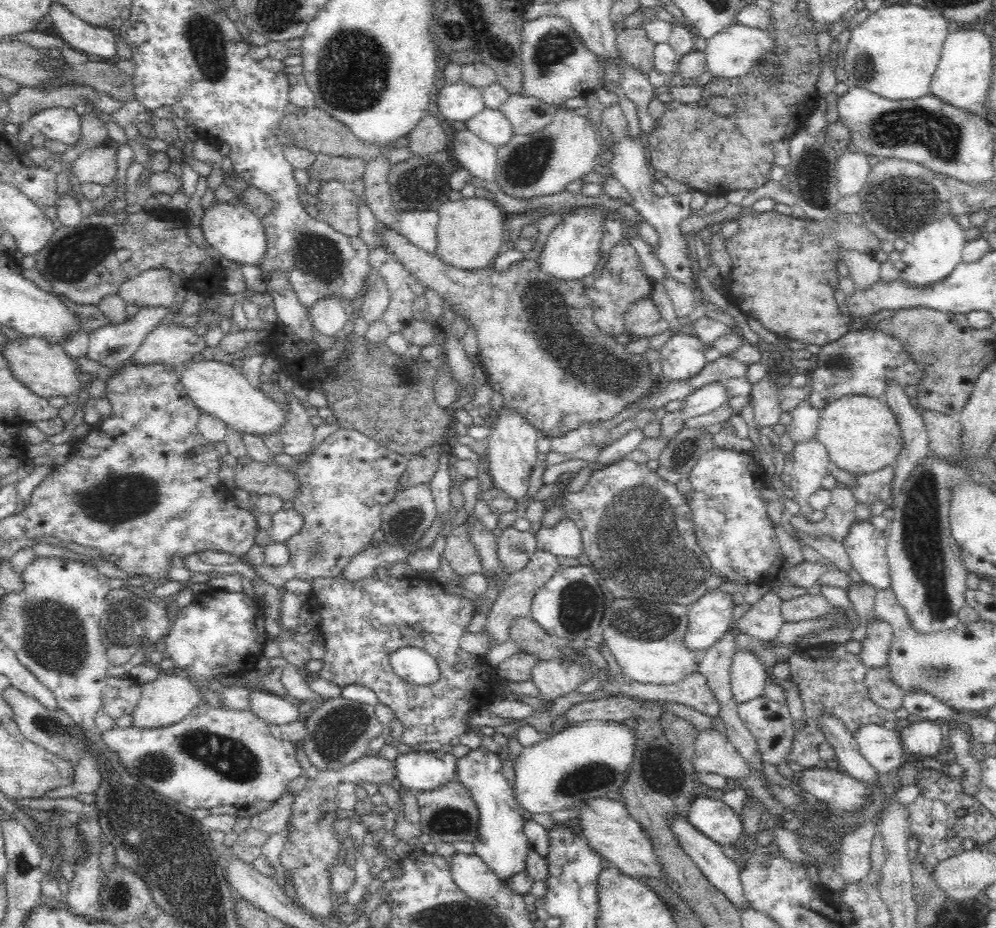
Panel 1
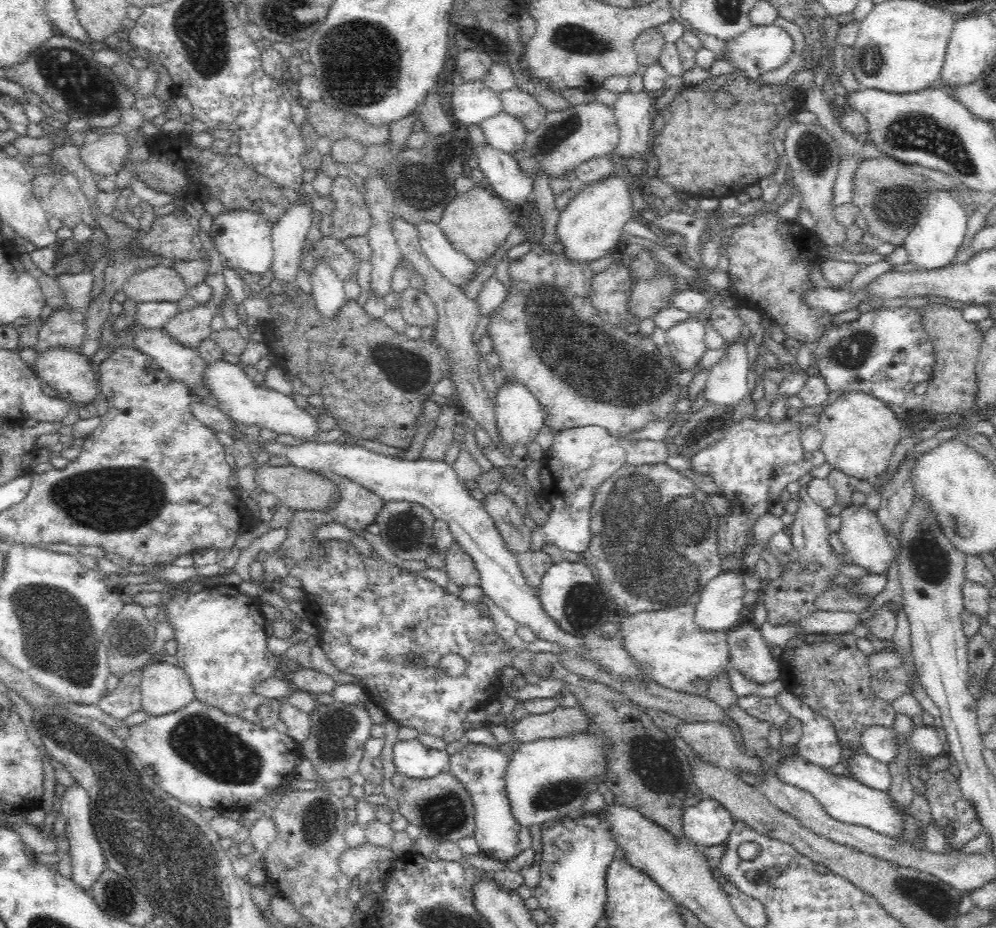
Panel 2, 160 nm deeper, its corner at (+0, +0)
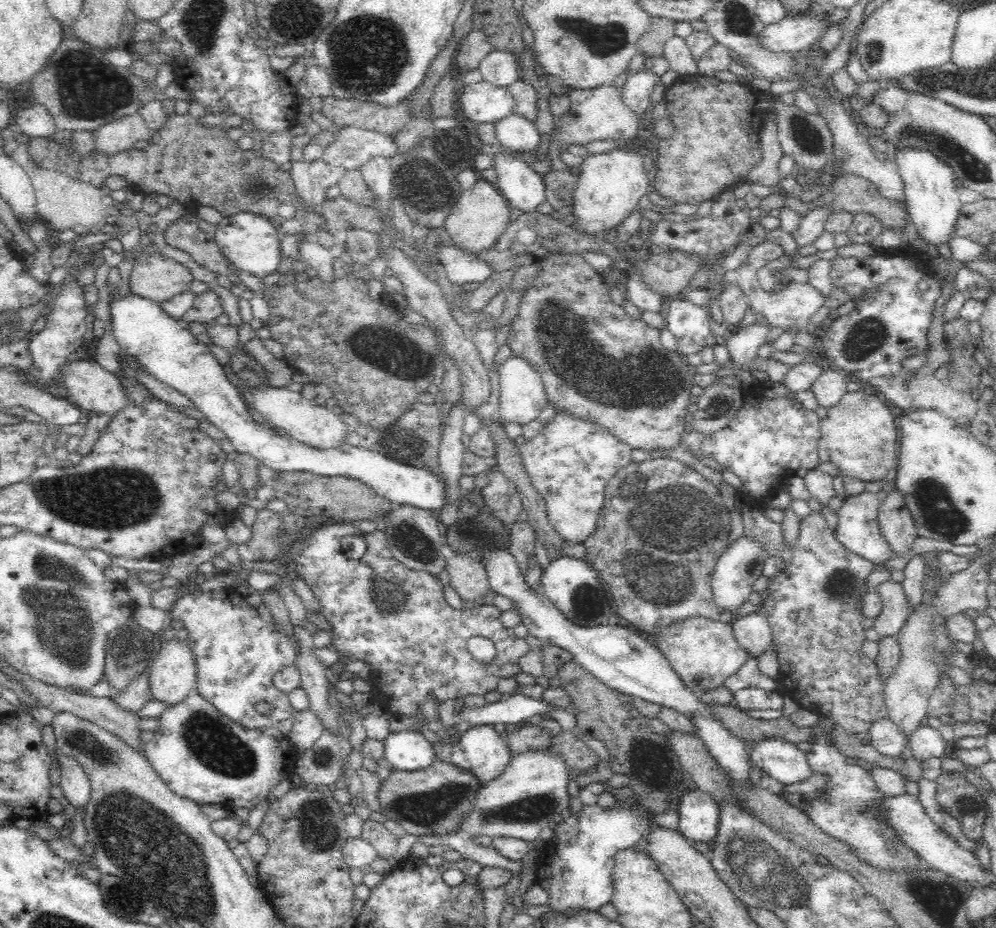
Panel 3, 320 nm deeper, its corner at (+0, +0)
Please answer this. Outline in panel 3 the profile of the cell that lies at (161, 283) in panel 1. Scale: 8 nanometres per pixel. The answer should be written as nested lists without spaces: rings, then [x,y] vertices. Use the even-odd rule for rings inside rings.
[[[145,231],[141,234],[140,250],[129,281],[134,294],[161,303],[190,290],[194,280],[191,270],[162,256]]]

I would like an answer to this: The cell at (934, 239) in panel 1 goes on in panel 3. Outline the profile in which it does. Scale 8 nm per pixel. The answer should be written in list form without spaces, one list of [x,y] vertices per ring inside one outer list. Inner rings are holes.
[[[894,147],[891,152],[895,154],[894,162],[904,180],[904,191],[906,191],[906,202],[908,202],[906,212],[918,229],[918,234],[931,247],[946,243],[948,238],[955,235],[954,222],[962,206],[957,192],[958,188],[955,185],[954,171],[950,165],[922,147],[900,149]]]

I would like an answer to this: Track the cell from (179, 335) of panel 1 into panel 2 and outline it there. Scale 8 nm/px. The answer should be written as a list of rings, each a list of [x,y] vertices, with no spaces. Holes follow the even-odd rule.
[[[224,284],[220,286],[222,292],[214,288],[214,296],[204,303],[198,303],[190,309],[180,311],[168,324],[163,327],[180,344],[185,344],[188,348],[198,348],[198,342],[209,338],[212,332],[210,326],[212,319],[222,312],[224,305]]]

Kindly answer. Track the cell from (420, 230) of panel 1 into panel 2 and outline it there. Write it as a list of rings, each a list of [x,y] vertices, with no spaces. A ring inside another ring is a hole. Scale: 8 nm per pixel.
[[[421,222],[416,228],[427,260],[448,281],[461,287],[475,276],[477,264],[452,246],[439,224]]]

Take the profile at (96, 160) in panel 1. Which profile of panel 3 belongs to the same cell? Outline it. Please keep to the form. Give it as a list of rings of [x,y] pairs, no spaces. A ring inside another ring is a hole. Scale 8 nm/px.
[[[140,113],[99,127],[94,133],[96,151],[106,155],[130,149],[138,141],[150,141],[153,131],[149,130]]]

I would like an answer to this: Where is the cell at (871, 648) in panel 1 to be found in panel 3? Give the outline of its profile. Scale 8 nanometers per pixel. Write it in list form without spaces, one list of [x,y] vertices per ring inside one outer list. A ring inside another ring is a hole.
[[[888,580],[874,590],[880,594],[883,603],[881,614],[874,621],[874,629],[880,637],[897,636],[910,614],[902,583]]]

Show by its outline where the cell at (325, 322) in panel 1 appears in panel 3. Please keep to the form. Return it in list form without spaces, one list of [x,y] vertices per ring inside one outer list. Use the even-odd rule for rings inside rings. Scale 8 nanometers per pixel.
[[[305,238],[298,242],[298,251],[302,260],[309,263],[312,269],[318,271],[318,277],[322,282],[332,282],[333,263],[336,258],[347,252],[345,243],[334,244],[329,249],[326,249],[318,244],[317,239]]]

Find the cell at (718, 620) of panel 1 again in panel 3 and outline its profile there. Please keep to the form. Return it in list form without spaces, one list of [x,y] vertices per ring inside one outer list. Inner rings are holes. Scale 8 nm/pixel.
[[[742,534],[736,540],[730,542],[726,550],[720,554],[711,576],[714,603],[720,609],[735,611],[753,592],[754,582],[762,576],[763,562],[770,556],[763,545],[761,541]]]

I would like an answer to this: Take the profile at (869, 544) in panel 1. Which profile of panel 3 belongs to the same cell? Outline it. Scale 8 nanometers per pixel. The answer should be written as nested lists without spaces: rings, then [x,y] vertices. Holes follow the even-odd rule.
[[[864,490],[857,495],[847,495],[842,506],[836,511],[838,522],[835,537],[850,552],[871,560],[874,564],[883,564],[894,557],[888,541],[882,536],[878,513],[881,503],[881,494]]]

